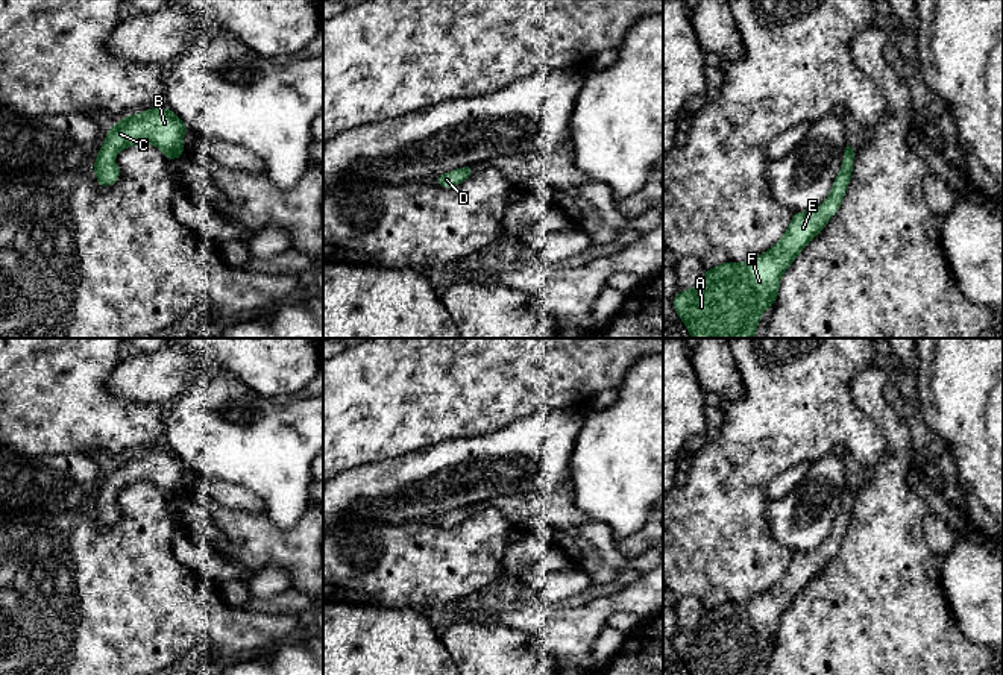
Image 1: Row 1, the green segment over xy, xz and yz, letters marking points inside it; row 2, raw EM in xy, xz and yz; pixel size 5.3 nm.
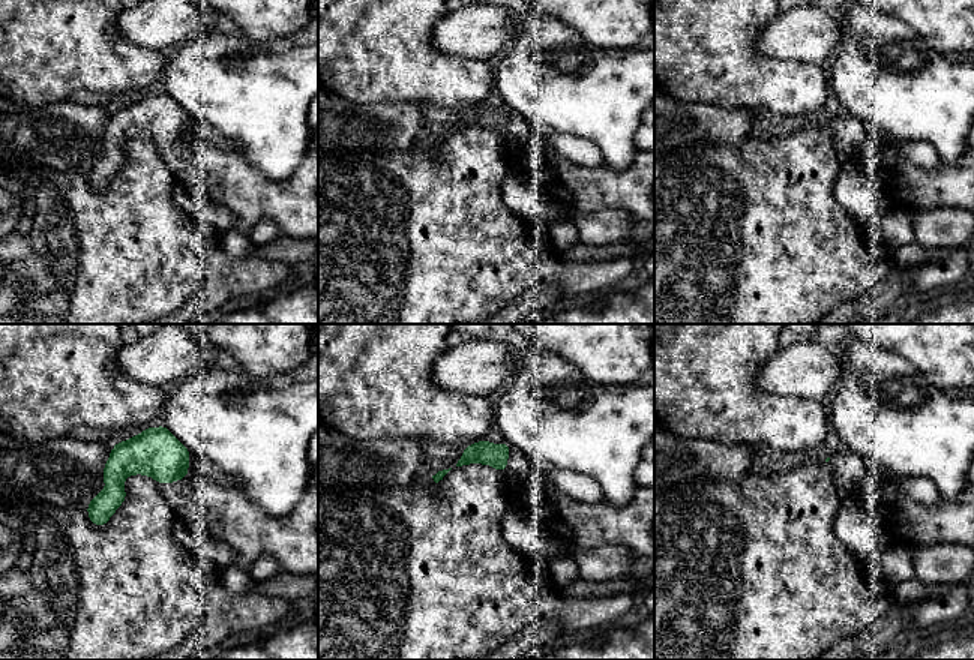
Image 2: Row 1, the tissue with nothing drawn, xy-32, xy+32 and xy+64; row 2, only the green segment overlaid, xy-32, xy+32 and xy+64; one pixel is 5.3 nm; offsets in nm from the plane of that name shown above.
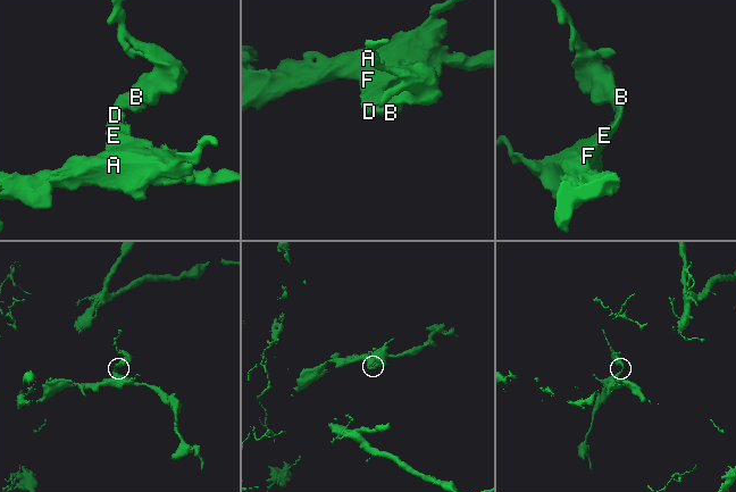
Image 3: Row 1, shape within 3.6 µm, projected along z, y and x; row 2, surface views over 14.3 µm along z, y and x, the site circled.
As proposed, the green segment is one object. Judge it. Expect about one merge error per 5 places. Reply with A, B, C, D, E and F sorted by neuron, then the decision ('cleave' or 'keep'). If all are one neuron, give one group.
groups A B C D E F; keep

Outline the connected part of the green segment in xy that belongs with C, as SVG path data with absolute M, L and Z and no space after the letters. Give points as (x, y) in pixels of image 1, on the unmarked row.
M153 446L141 454L129 455L108 470L106 481L94 501L94 511L100 526L114 525L120 517L120 507L112 501L123 488L138 482L158 485L167 499L184 494L182 476L188 466L170 449Z

